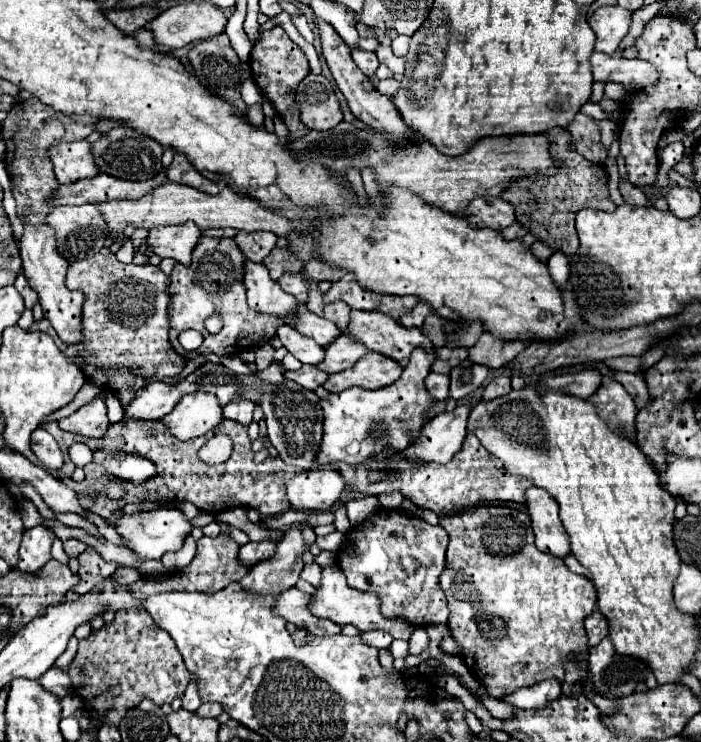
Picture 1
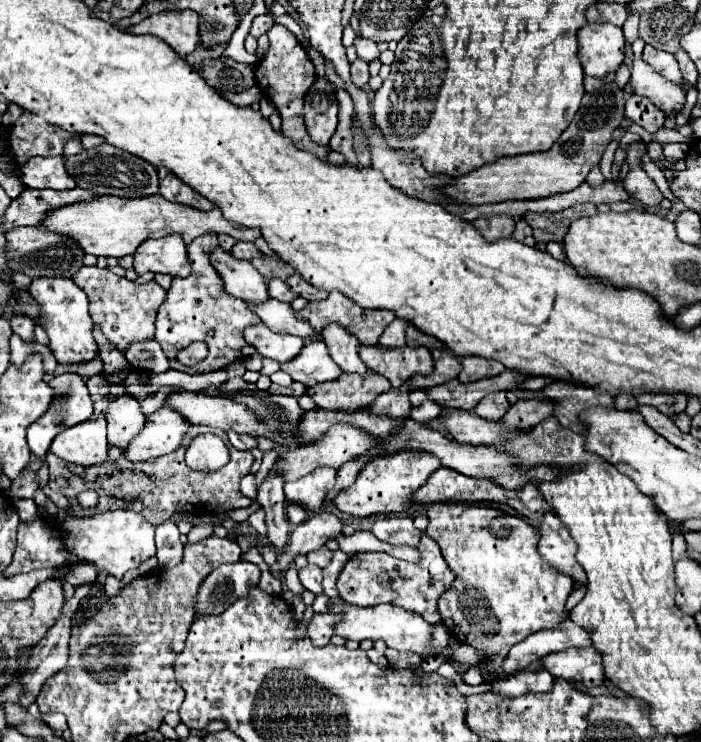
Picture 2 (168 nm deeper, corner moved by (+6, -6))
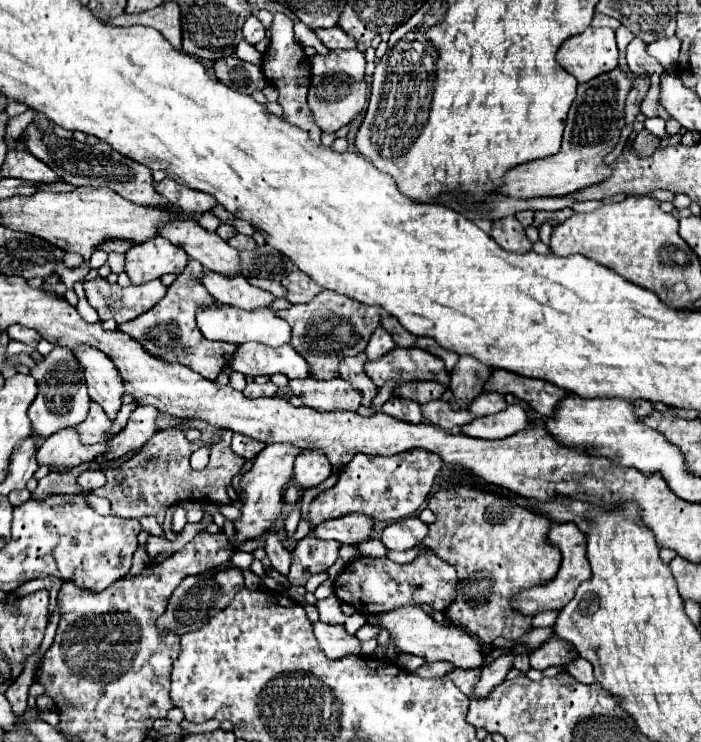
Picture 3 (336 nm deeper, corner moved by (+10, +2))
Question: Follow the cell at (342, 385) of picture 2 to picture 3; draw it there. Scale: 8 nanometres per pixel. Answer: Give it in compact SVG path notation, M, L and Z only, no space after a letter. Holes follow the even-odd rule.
M335 377L329 381L321 379L293 379L289 383L293 395L301 395L303 405L317 411L357 411L361 407L361 391L353 391L345 379Z

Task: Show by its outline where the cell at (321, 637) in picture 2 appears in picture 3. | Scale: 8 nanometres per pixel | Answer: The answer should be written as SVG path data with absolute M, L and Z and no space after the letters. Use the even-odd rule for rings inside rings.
M315 621L313 629L315 629L315 637L319 641L321 651L329 659L339 659L339 657L345 657L351 653L361 655L359 639L347 635L347 631L341 625L329 625L329 623Z

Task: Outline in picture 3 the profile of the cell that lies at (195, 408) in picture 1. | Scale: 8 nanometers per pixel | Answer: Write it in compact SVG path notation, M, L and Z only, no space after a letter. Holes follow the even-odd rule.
M139 405L131 413L131 419L127 421L127 425L115 435L113 441L109 441L109 445L111 445L111 459L125 457L133 449L139 449L149 439L153 439L153 435L159 431L159 427L157 427L157 417L159 415L163 415L163 413L157 407Z

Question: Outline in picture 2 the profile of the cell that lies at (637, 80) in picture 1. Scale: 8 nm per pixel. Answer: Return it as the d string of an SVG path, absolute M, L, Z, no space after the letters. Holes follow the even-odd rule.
M633 59L631 85L635 95L651 99L653 105L665 115L679 115L685 107L685 87L657 75L657 71L641 59Z

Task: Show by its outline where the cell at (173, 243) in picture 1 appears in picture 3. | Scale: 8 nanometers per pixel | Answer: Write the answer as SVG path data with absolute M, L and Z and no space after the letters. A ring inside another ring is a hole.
M157 235L141 245L133 245L127 251L125 273L129 275L131 283L137 285L151 279L159 279L165 273L179 275L185 269L187 261L189 257L181 247Z

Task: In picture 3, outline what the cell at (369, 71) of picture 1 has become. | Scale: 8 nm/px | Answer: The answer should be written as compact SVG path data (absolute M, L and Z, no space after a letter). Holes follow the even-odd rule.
M357 49L329 51L327 55L315 55L311 59L311 67L313 67L313 75L345 73L351 79L363 79L365 77L365 55Z

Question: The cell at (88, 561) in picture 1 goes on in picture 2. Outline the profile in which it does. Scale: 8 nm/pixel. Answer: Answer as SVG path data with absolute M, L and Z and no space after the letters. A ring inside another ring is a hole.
M81 585L81 587L75 589L73 599L63 605L63 611L61 611L59 621L49 629L47 637L41 639L41 643L37 643L37 647L33 647L33 651L31 651L31 655L29 655L29 663L27 663L27 667L25 667L25 673L23 673L21 681L19 681L21 687L23 687L23 693L21 693L21 697L19 697L19 703L21 703L23 707L29 707L29 705L37 699L37 695L39 695L41 685L45 683L45 679L49 679L51 675L55 675L57 671L61 671L61 669L65 667L65 663L67 663L67 645L69 645L69 635L71 635L71 617L73 617L75 611L79 609L79 599L85 597L85 595L89 595L89 587L91 587L91 585Z

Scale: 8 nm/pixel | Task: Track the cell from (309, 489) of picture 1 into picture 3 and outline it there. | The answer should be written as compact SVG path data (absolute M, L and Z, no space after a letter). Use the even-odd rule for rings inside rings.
M305 449L303 453L297 455L295 459L295 471L293 471L293 479L303 487L317 487L321 481L325 481L331 475L331 463L327 459L327 455L323 455L321 451L309 451Z

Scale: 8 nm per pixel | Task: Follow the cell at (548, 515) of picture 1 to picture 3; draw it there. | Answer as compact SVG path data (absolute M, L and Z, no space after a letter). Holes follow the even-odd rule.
M553 523L547 539L563 553L563 567L559 569L555 579L547 583L547 589L529 589L529 591L521 591L521 595L517 595L513 607L525 615L537 615L539 611L547 611L547 609L563 609L573 599L577 587L591 577L591 567L585 557L585 535L579 531L577 525Z

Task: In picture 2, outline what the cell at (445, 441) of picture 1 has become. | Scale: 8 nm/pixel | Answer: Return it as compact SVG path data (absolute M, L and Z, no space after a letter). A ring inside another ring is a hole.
M405 451L393 457L377 457L361 467L355 483L339 491L333 499L333 505L351 517L369 517L379 513L403 513L413 505L413 493L423 487L433 471L441 467L441 461L435 455L425 451Z

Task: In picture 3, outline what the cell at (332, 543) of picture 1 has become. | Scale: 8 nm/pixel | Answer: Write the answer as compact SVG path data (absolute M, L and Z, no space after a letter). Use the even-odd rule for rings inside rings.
M307 535L297 543L291 555L293 563L287 579L291 585L305 585L311 575L327 571L335 563L339 555L339 543L321 541L317 537Z

